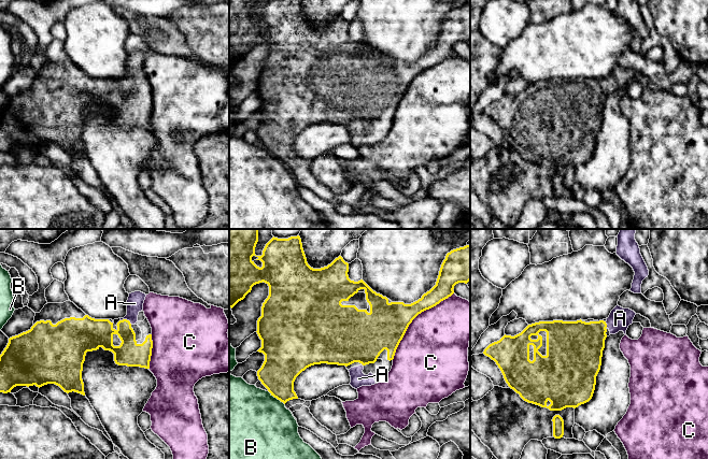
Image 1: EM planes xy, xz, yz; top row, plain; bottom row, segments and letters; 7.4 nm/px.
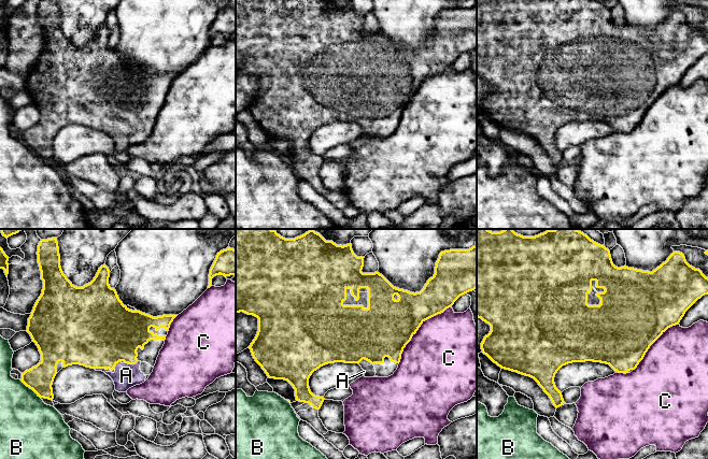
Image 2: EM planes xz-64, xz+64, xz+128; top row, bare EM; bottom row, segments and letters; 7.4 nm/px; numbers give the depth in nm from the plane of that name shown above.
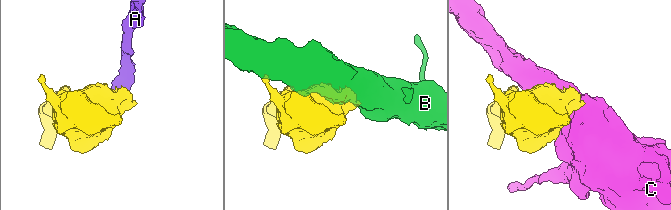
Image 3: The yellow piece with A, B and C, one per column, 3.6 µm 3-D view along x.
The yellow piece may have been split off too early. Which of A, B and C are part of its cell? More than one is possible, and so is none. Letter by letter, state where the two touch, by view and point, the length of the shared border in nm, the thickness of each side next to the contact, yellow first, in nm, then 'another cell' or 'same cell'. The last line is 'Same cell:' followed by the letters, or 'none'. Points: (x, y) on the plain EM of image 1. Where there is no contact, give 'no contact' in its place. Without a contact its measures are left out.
A: xy (126, 79) | 90 nm | 220/130 nm | same cell
B: xz (277, 157) | 170 nm | 280/500 nm | another cell
C: xz (413, 77) | 700 nm | 320/480 nm | another cell
Same cell: A

